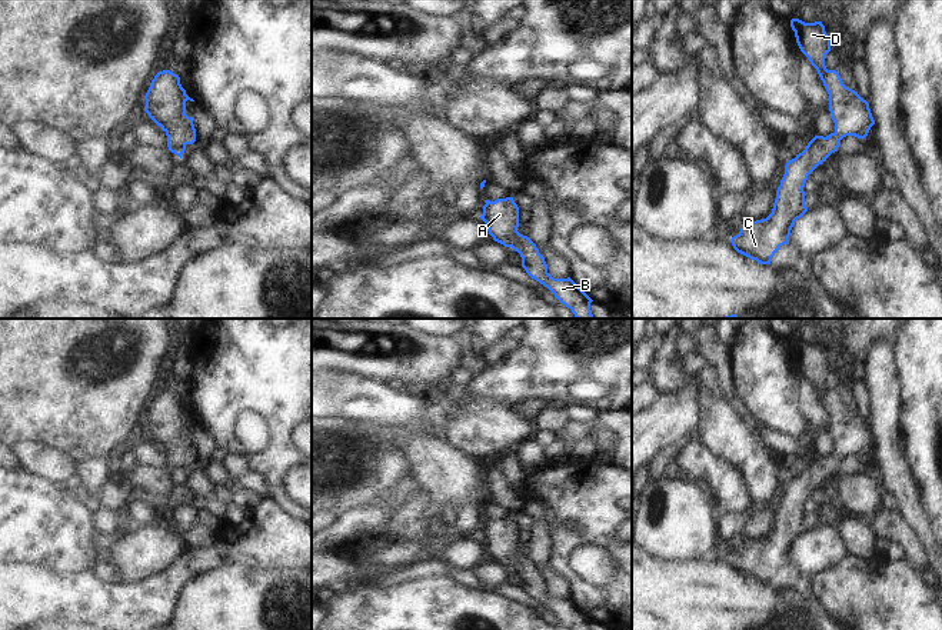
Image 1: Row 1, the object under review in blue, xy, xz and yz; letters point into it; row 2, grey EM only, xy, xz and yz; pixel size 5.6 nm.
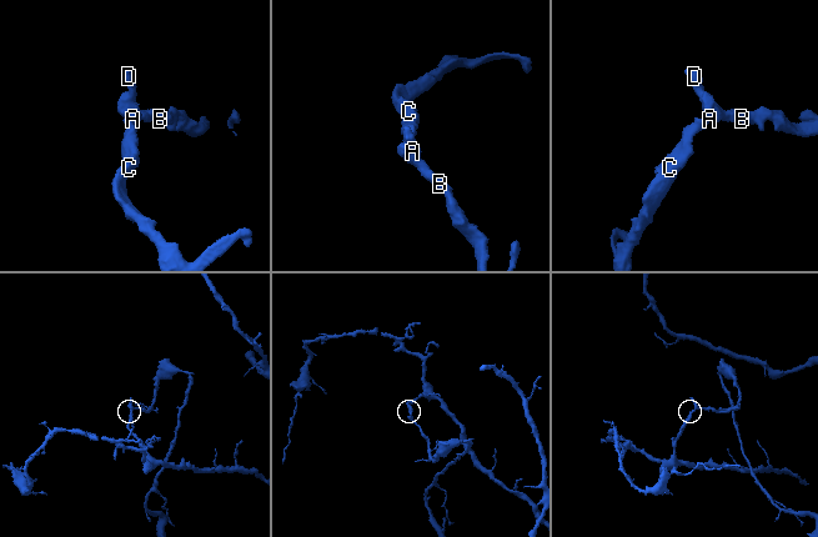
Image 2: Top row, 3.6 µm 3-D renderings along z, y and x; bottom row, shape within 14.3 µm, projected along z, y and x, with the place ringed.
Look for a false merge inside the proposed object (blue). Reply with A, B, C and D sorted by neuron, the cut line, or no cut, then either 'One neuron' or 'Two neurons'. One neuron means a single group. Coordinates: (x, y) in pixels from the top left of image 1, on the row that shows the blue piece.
Groups: A B C D. No split. One neuron.

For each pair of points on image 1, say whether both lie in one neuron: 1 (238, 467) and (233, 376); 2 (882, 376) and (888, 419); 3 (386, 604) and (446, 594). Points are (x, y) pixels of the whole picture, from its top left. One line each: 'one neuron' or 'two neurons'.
1: two neurons
2: one neuron
3: one neuron

